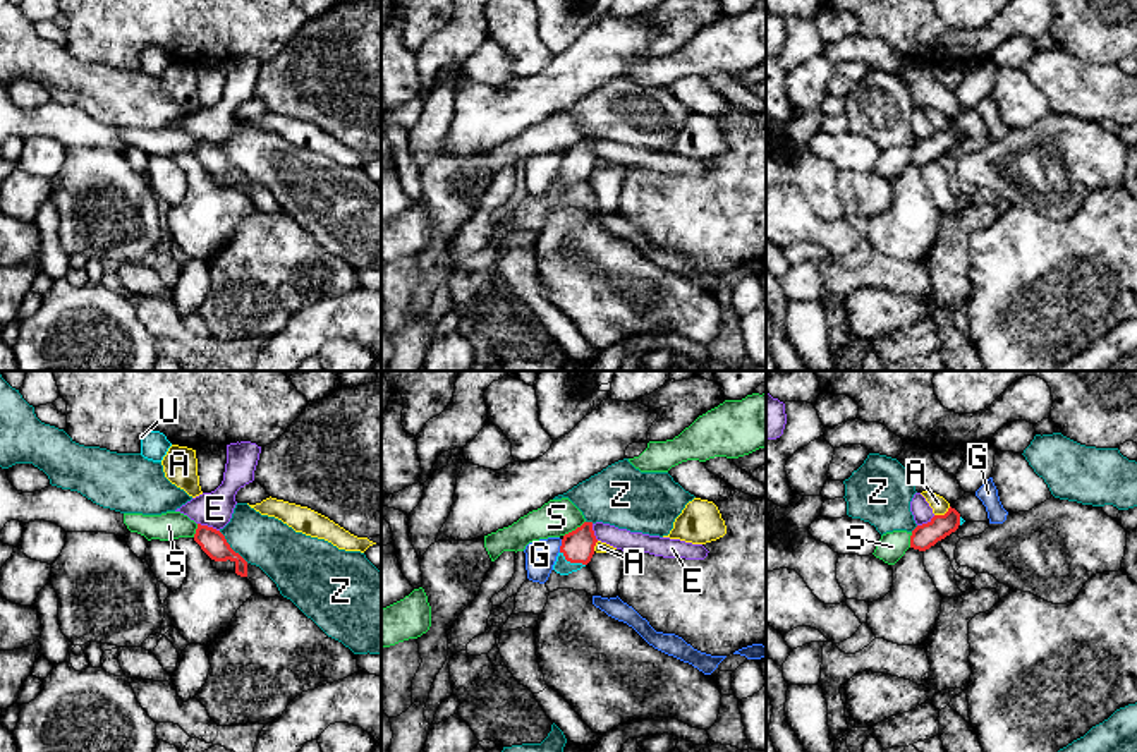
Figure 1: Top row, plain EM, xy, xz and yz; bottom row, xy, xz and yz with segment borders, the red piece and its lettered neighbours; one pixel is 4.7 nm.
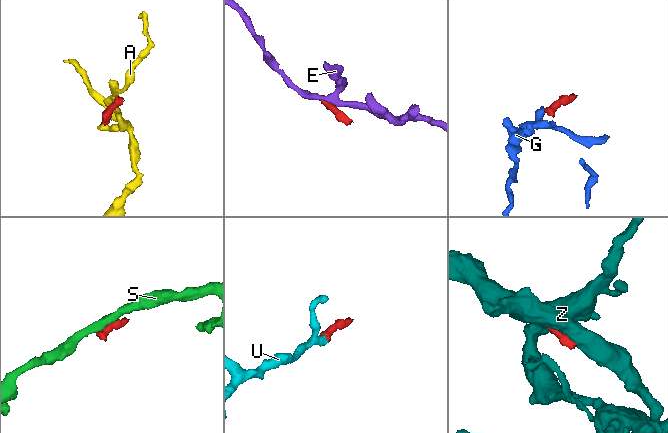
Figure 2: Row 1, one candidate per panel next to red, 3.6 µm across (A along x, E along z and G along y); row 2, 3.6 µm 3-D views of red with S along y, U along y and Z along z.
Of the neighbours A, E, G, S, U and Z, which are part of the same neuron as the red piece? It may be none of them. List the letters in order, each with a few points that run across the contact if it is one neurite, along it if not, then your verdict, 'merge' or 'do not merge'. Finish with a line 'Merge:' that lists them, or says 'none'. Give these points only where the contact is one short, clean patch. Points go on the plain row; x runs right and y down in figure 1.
A: yz (950, 122), (943, 129), (935, 131) | do not merge
E: xy (198, 138), (218, 146) | do not merge
G: xz (562, 155), (559, 167) | do not merge
S: xz (584, 136), (564, 151) | do not merge
U: merge
Z: xy (218, 146), (248, 177) | do not merge
Merge: U

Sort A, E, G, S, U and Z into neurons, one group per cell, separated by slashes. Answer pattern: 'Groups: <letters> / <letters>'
Groups: A / E / G / S / U / Z

